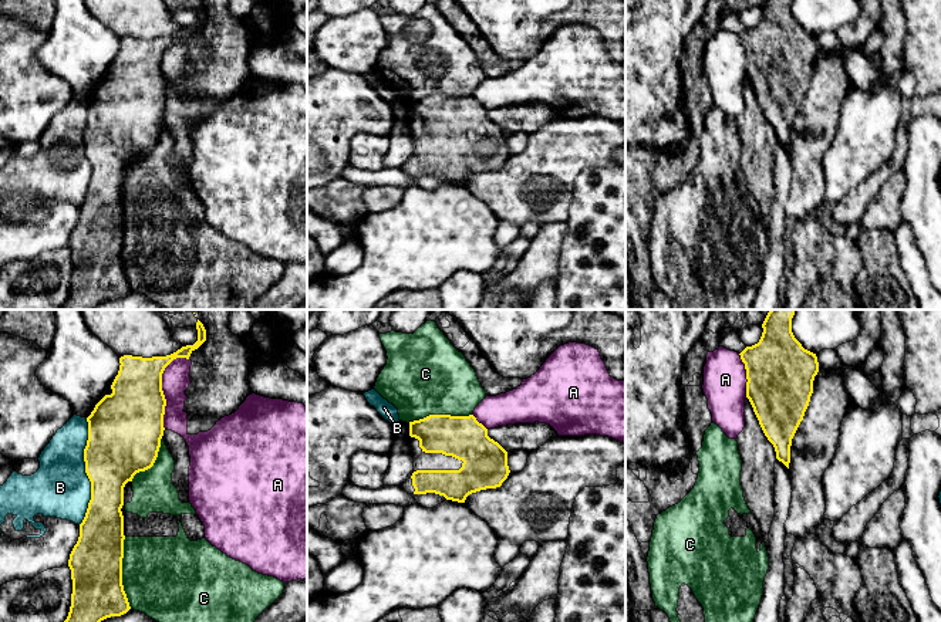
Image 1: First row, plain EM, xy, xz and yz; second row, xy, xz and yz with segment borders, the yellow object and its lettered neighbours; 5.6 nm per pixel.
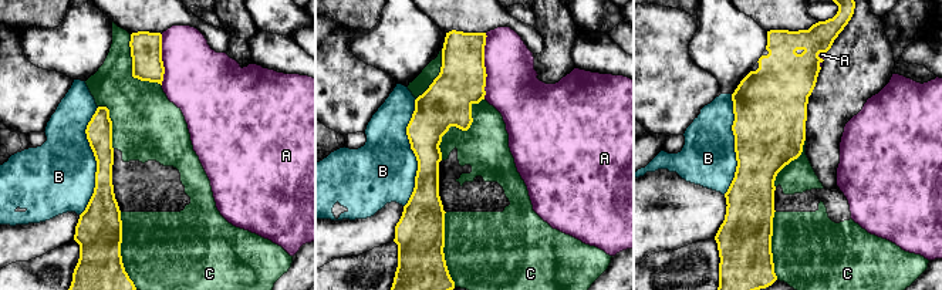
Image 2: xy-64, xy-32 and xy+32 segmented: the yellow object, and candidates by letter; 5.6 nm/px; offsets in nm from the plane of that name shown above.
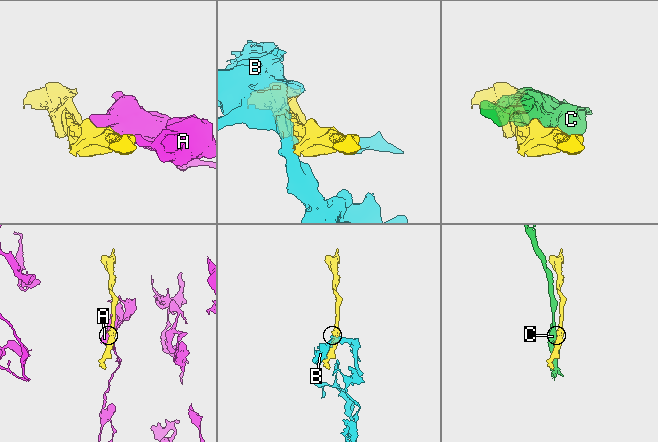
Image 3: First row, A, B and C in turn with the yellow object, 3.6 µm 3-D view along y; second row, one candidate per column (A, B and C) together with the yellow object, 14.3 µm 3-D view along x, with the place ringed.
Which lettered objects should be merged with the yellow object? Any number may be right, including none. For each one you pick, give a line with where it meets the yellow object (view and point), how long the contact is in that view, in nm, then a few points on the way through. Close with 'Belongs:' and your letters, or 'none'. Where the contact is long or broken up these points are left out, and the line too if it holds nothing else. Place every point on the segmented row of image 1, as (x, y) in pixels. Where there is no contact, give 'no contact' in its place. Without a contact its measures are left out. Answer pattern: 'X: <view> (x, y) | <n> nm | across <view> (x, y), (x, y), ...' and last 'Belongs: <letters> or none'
Belongs: none

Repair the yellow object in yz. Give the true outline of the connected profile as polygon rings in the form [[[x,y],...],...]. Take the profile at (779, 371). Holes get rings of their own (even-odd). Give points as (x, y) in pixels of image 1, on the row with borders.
[[[770,310],[758,344],[739,355],[746,369],[746,398],[787,469],[792,439],[803,420],[819,372],[816,354],[805,349],[792,332],[795,310]]]

